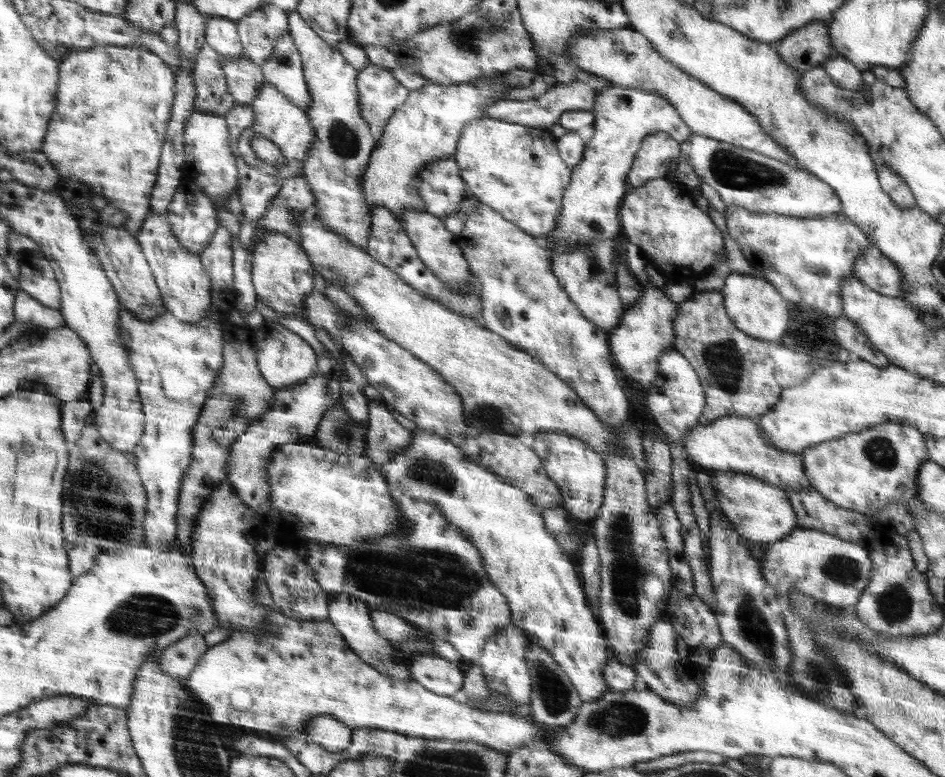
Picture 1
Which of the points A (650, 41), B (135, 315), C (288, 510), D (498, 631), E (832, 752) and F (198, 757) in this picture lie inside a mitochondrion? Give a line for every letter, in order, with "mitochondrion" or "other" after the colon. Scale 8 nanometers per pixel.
A: other
B: other
C: other
D: other
E: other
F: mitochondrion

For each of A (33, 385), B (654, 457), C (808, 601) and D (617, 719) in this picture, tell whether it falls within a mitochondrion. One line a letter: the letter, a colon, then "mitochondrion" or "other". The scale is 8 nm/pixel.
A: other
B: other
C: other
D: mitochondrion

